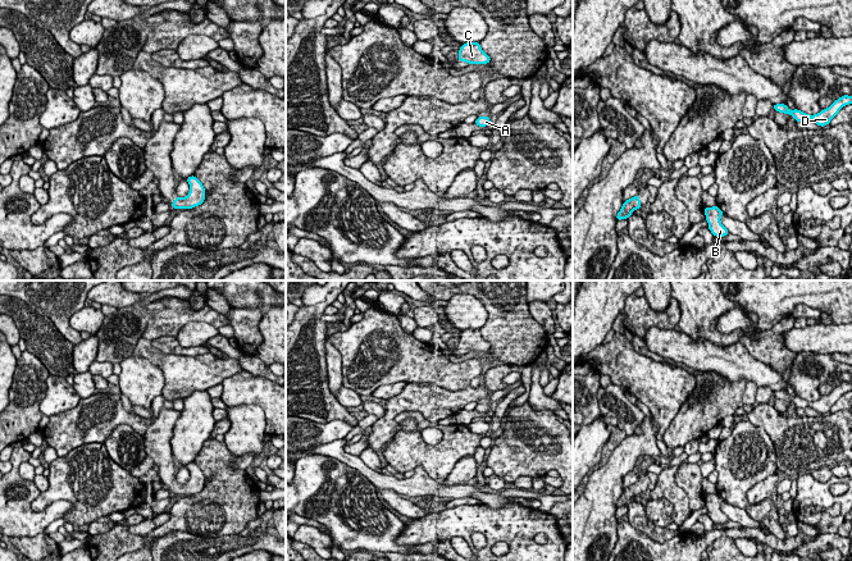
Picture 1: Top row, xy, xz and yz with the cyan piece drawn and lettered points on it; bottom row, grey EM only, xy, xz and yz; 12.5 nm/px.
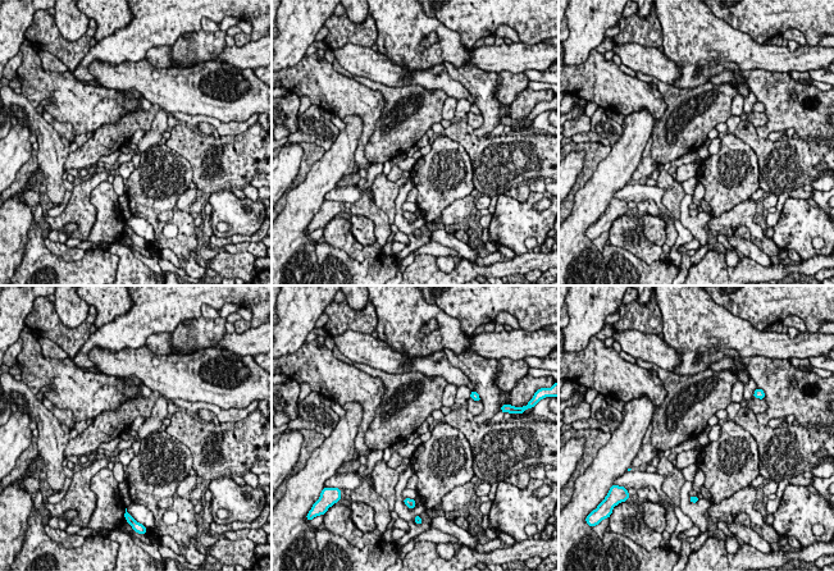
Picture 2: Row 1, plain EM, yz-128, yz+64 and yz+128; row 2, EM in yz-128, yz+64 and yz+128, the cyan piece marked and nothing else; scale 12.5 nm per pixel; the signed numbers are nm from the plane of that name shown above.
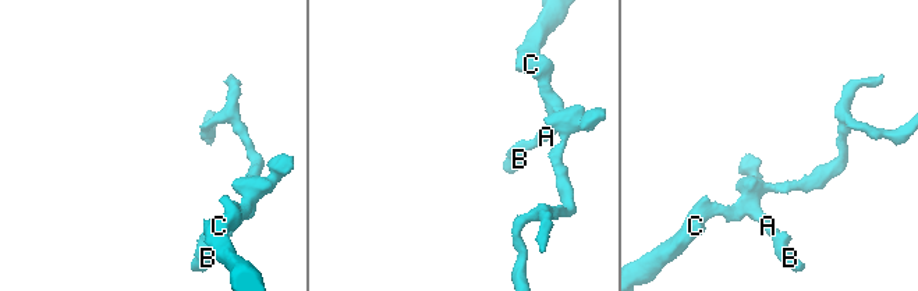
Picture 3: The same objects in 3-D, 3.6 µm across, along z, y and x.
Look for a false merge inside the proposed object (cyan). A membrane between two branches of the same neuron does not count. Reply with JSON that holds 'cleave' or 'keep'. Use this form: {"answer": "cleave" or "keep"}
{"answer": "keep"}

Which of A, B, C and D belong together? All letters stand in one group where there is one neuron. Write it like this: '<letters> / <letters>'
A B C D

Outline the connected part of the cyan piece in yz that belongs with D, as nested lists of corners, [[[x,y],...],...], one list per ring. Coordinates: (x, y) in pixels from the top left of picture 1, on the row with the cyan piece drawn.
[[[843,95],[838,100],[833,101],[829,108],[823,109],[820,113],[814,115],[806,114],[798,109],[789,110],[784,104],[773,105],[773,109],[787,115],[791,114],[796,119],[796,122],[812,120],[817,126],[824,127],[830,123],[830,120],[839,113],[843,106],[849,104],[852,104],[852,97],[848,95]]]

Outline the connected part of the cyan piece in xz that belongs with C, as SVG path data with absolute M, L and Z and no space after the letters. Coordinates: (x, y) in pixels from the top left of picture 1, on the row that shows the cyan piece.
M478 42L463 44L459 53L457 60L469 64L488 64L491 61L489 55L487 55Z

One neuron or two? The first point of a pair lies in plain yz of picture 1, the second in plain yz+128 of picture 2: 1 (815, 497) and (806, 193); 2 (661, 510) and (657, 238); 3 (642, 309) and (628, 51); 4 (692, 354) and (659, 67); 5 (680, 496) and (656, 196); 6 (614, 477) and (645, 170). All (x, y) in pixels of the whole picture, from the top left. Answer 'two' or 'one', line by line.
1: two
2: one
3: two
4: one
5: two
6: two

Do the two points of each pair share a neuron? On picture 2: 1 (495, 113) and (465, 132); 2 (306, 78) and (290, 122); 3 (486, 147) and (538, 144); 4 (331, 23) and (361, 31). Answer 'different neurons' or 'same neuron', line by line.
1: different neurons
2: different neurons
3: same neuron
4: same neuron

